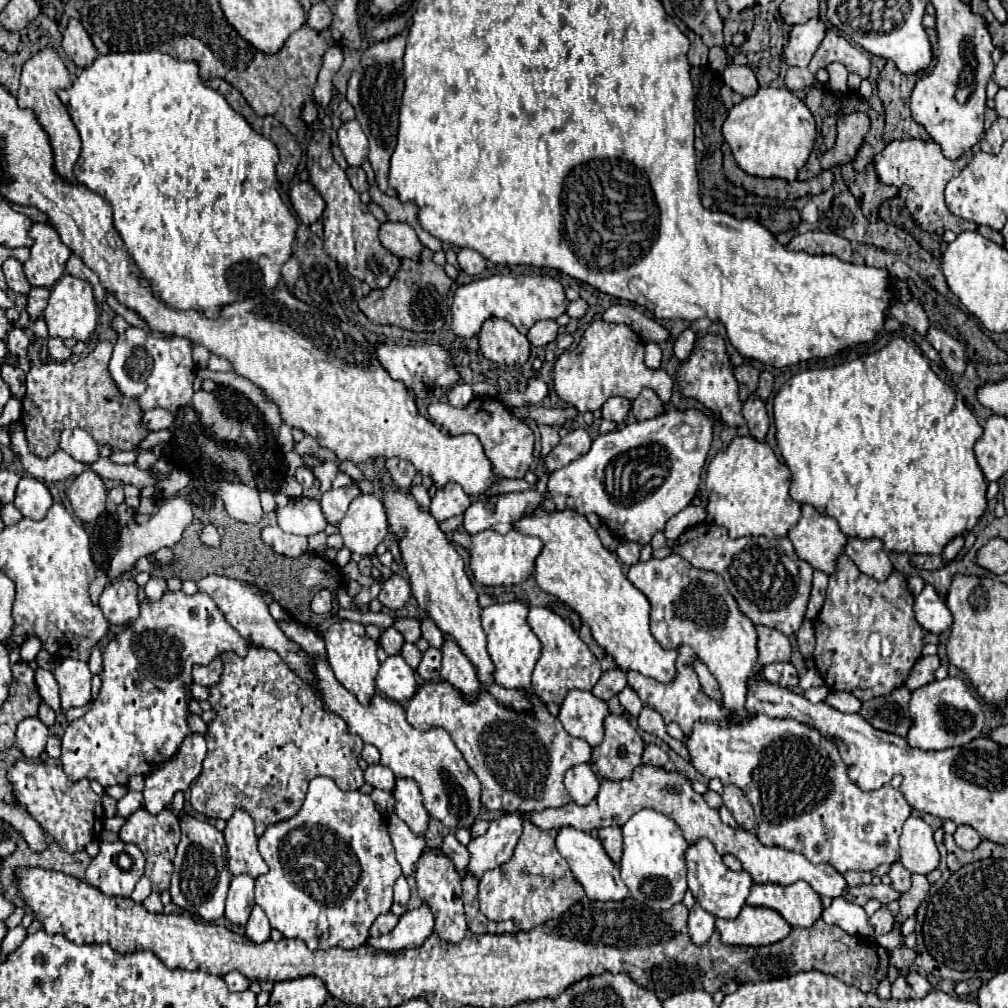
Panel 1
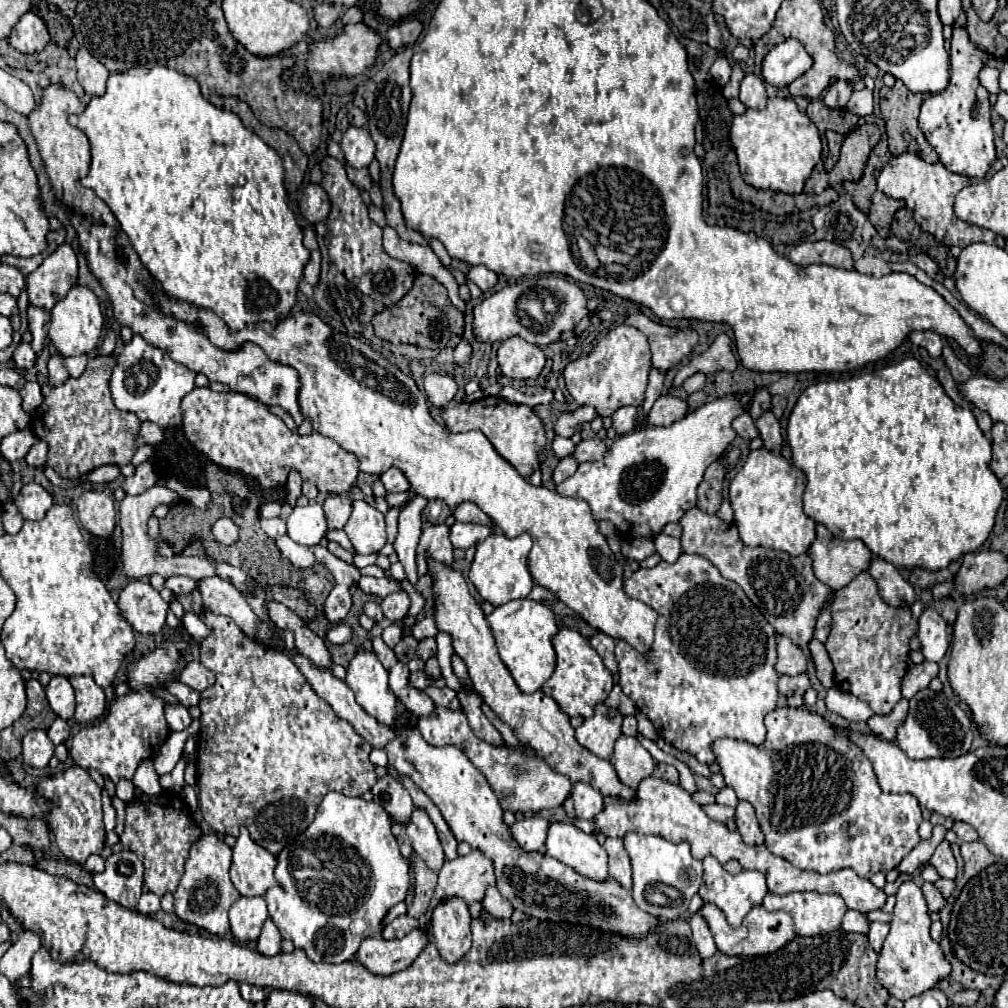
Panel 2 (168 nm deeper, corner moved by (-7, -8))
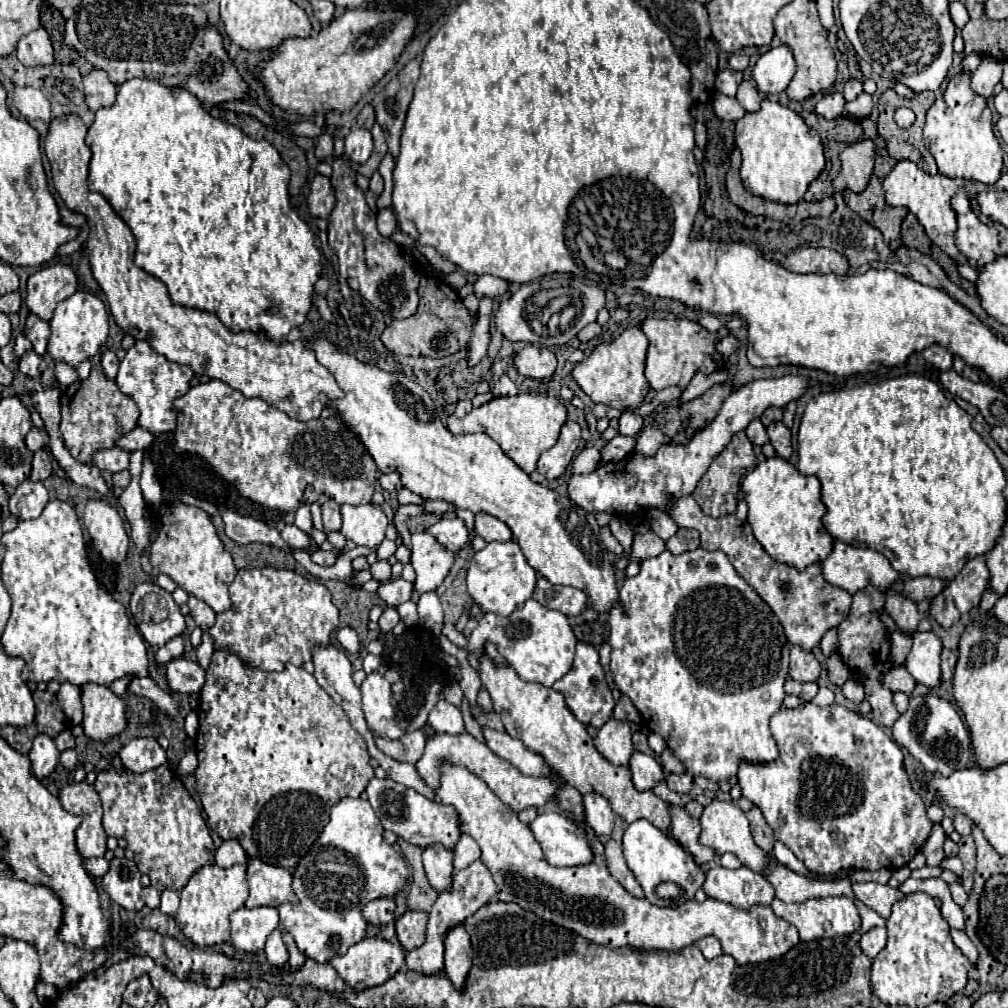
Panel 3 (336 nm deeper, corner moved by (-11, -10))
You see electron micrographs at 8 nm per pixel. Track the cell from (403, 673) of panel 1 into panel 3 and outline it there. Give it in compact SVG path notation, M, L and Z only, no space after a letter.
M436 703L434 711L428 715L428 723L434 727L436 733L448 733L448 735L462 735L466 731L462 713L458 707L450 703Z

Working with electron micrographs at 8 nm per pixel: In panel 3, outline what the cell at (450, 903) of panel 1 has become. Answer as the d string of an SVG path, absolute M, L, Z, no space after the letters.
M462 925L450 929L444 945L446 945L446 953L444 953L446 977L452 981L456 989L462 989L472 965L472 945L466 929Z

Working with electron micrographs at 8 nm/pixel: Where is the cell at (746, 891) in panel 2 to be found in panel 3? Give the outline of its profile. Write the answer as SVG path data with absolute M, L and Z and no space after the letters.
M748 867L706 869L704 891L708 897L730 903L738 909L750 909L752 905L770 905L774 899L774 887L756 871Z

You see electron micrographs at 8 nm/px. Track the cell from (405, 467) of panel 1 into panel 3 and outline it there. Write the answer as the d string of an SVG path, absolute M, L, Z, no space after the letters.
M384 473L384 475L380 475L380 485L382 485L382 489L384 491L394 491L394 489L402 489L402 483L400 483L400 477L398 477L398 473Z

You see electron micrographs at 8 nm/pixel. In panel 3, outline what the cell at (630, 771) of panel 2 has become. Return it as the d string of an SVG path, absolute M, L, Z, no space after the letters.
M634 751L630 759L630 771L632 771L632 781L638 791L654 789L660 781L664 781L662 765L652 755L644 755L640 751Z

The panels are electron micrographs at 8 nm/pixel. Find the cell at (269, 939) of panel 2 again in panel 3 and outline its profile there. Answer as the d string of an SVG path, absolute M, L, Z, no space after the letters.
M280 929L270 933L264 953L266 953L266 959L272 967L284 967L288 963L288 949L280 937Z

